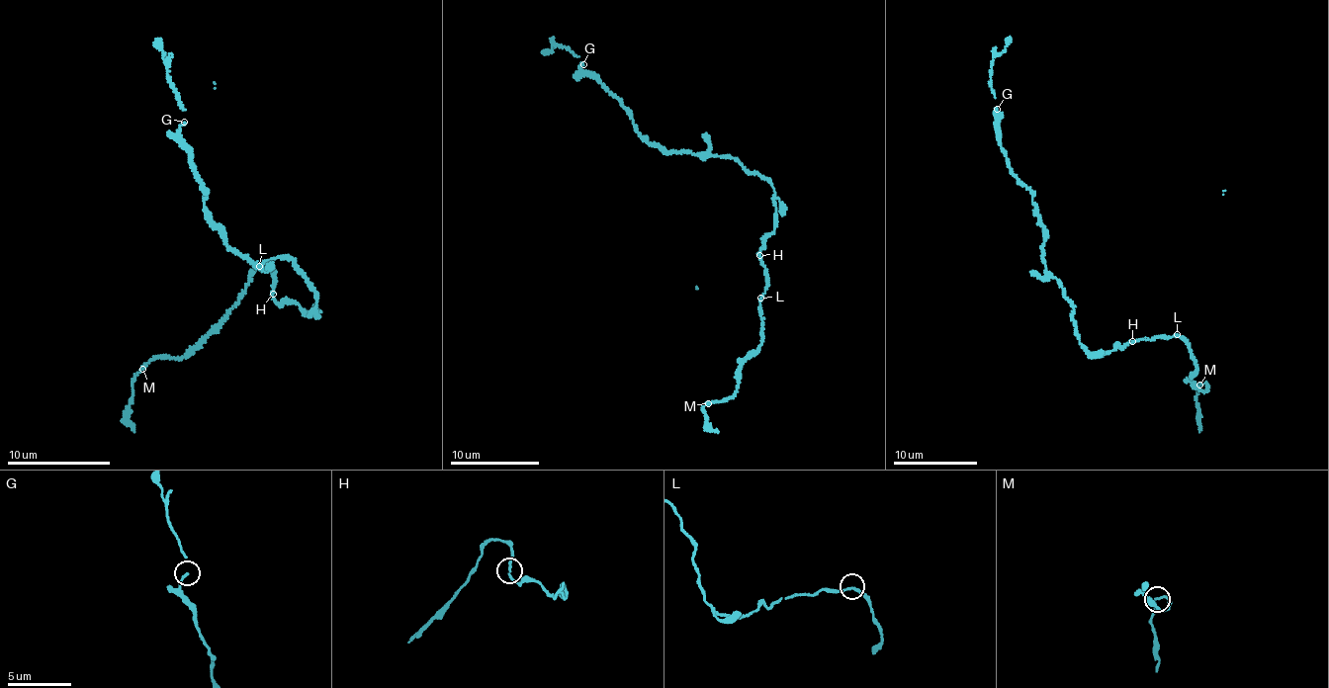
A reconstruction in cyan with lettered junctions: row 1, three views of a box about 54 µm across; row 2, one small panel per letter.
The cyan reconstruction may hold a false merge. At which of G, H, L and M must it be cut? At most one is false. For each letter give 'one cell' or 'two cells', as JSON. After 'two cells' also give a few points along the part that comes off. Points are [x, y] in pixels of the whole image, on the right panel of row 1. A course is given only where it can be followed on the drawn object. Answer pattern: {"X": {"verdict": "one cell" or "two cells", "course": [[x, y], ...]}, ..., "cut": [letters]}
{"G": {"verdict": "one cell"}, "H": {"verdict": "one cell"}, "L": {"verdict": "one cell"}, "M": {"verdict": "two cells", "course": [[1199, 385], [1199, 432]]}, "cut": ["M"]}

